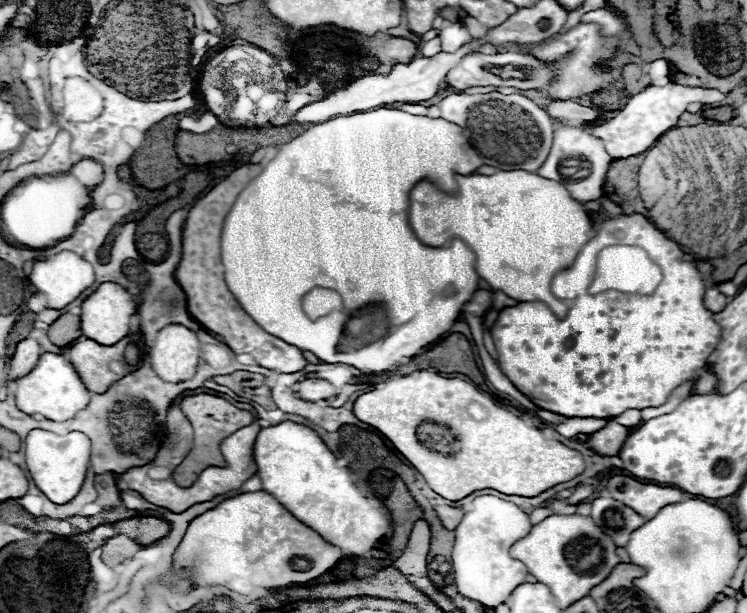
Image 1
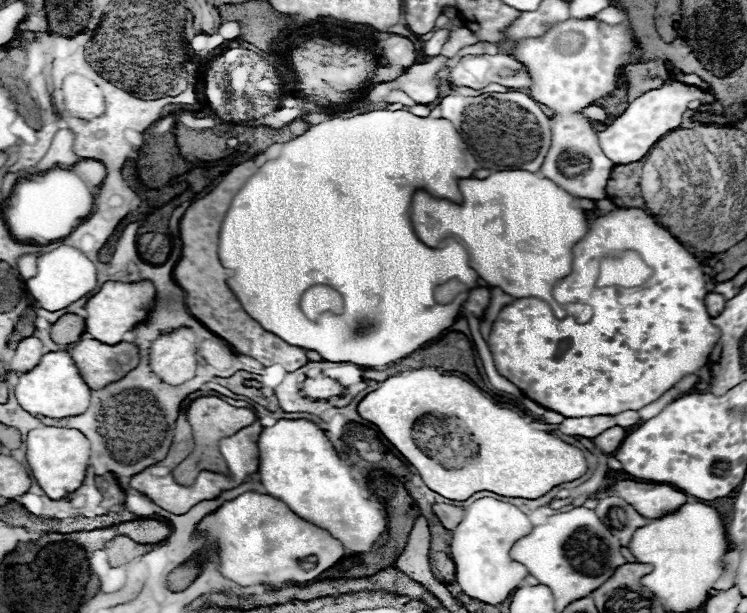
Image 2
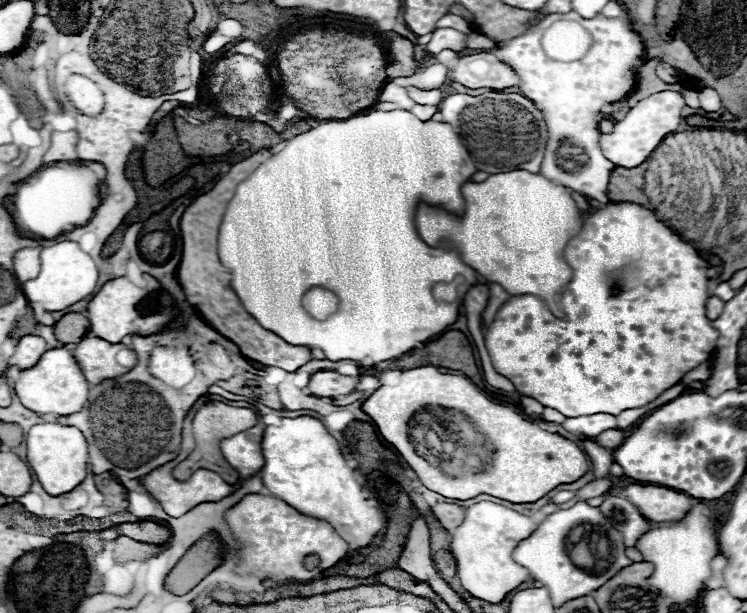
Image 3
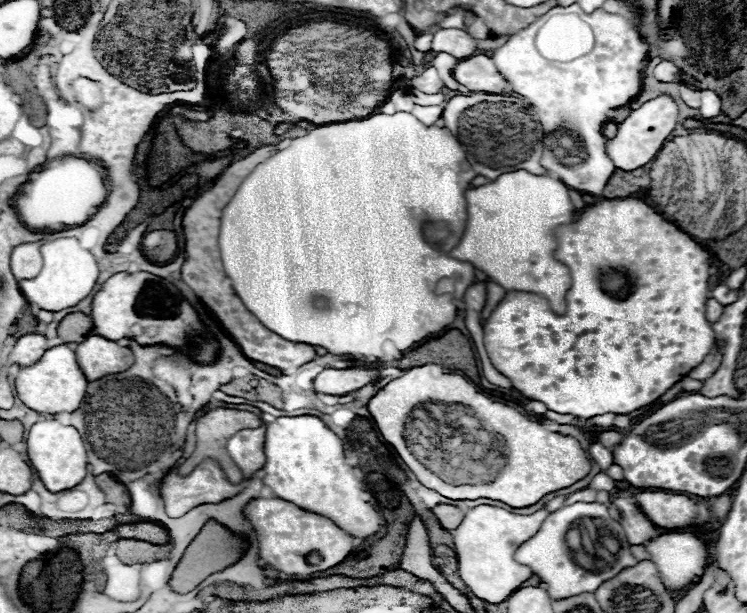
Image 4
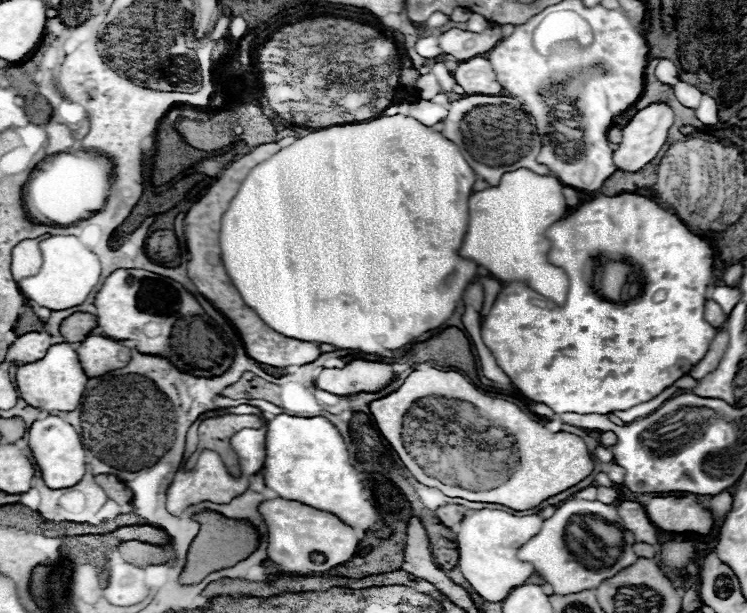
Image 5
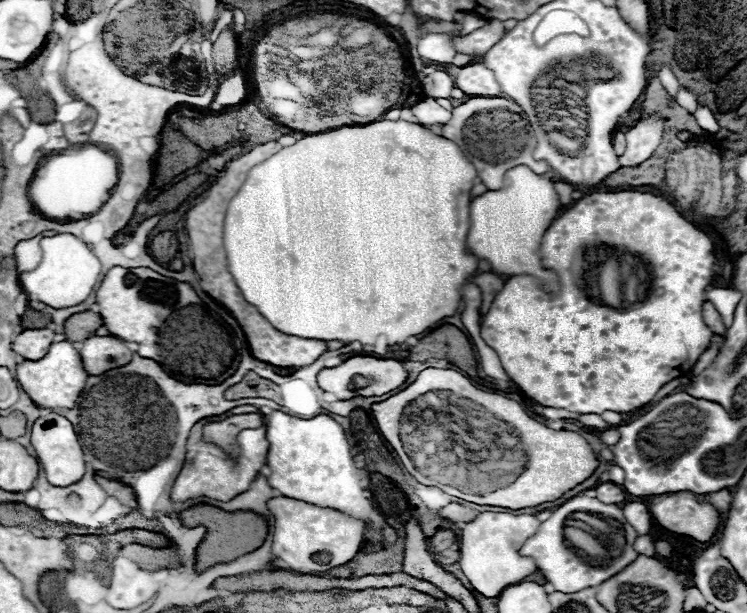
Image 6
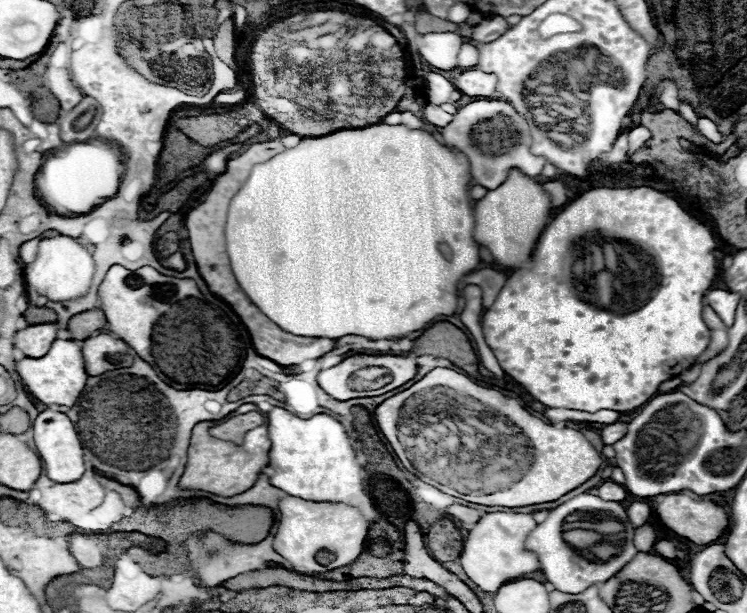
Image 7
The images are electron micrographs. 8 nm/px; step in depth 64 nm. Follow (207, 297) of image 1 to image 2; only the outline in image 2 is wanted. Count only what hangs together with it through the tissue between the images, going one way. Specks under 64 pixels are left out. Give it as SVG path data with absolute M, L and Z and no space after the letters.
M258 156L240 166L234 166L210 194L196 200L186 210L186 214L180 220L182 256L174 268L174 280L186 292L186 306L188 306L190 314L196 320L200 320L210 332L224 338L238 354L248 354L264 366L280 364L280 366L284 366L286 372L294 372L308 362L306 350L294 348L294 346L286 344L282 338L266 332L254 318L250 318L244 312L244 308L238 304L238 298L230 292L230 288L226 284L228 272L226 272L226 268L222 268L222 264L218 260L218 236L220 236L220 226L222 226L224 214L230 208L232 198L242 188L242 184L246 184L246 180L250 176L254 176L254 172L258 172L258 168L264 162L266 162L266 158Z

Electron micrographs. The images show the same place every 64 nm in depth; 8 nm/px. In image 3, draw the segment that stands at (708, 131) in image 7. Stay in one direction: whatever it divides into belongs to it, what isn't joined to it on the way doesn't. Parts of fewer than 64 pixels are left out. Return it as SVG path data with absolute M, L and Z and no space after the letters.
M712 88L700 90L700 108L704 108L706 112L714 112L720 108L720 96L716 94L716 90Z

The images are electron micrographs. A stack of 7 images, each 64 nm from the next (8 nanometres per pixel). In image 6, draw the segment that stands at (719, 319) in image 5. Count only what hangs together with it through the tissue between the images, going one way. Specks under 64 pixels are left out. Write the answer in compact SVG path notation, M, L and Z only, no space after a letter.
M704 302L704 312L702 312L706 324L714 330L714 334L724 334L726 332L726 326L722 322L722 316L720 312L716 310L716 306L712 302Z

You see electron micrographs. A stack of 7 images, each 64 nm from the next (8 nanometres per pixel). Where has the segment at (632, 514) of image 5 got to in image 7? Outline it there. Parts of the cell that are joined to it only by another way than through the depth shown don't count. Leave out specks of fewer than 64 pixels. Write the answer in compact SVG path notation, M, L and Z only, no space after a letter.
M632 502L628 508L626 508L626 514L628 514L628 520L634 528L640 528L648 522L650 514L652 514L652 508L650 504L646 502Z

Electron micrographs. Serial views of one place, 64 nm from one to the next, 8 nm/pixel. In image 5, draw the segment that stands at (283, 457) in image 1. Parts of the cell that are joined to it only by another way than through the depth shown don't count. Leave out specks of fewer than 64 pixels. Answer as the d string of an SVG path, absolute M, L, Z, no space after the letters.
M278 414L274 420L266 422L266 462L259 472L264 476L264 482L268 488L272 488L278 498L294 500L300 504L306 504L310 508L318 508L322 512L330 512L338 516L346 526L354 528L356 532L368 532L378 530L378 512L376 508L360 496L362 486L358 482L356 470L352 464L348 464L348 448L340 436L340 432L322 416L288 416Z

